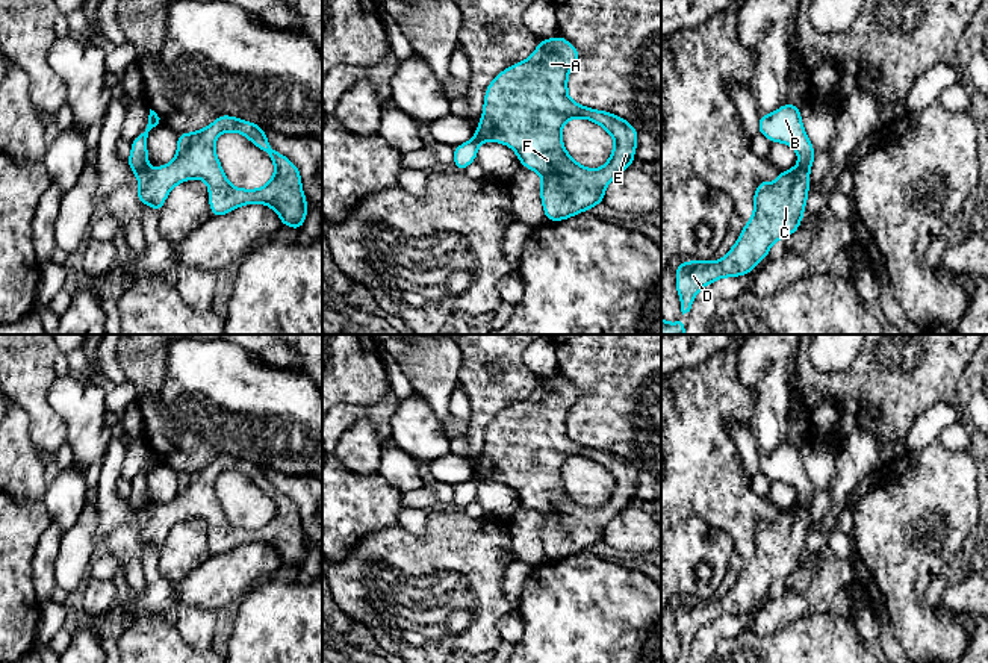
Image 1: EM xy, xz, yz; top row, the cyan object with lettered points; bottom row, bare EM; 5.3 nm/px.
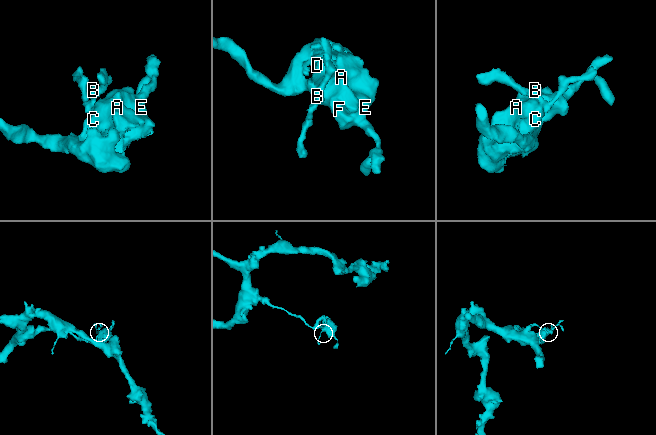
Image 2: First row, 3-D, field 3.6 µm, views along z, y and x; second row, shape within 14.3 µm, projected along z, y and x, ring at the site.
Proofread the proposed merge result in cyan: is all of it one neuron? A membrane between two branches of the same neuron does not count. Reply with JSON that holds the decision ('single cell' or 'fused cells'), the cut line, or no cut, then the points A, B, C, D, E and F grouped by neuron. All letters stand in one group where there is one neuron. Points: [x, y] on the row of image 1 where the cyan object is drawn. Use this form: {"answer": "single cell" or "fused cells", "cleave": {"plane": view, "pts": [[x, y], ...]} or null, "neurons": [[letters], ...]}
{"answer": "fused cells", "cleave": {"plane": "xy", "pts": [[146, 167], [135, 173]]}, "neurons": [["A", "C", "D", "E", "F"], ["B"]]}

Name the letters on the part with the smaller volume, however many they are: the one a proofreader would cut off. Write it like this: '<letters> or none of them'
B

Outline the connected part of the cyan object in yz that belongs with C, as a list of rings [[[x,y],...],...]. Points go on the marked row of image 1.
[[[799,165],[781,171],[775,185],[761,180],[753,195],[753,216],[722,260],[676,263],[676,291],[682,315],[690,312],[701,288],[722,277],[750,272],[769,254],[775,241],[788,238],[799,229],[809,194],[808,183],[809,173]]]

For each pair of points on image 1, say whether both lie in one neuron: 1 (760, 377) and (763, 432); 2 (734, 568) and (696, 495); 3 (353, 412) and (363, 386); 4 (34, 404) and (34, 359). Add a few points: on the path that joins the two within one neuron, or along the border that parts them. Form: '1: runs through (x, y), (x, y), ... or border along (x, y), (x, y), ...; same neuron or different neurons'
1: runs through (766, 391), (766, 418); same neuron
2: runs through (740, 548), (740, 532), (716, 507); same neuron
3: border along (389, 391), (372, 404), (338, 404); different neurons
4: runs through (34, 394), (34, 370); same neuron

